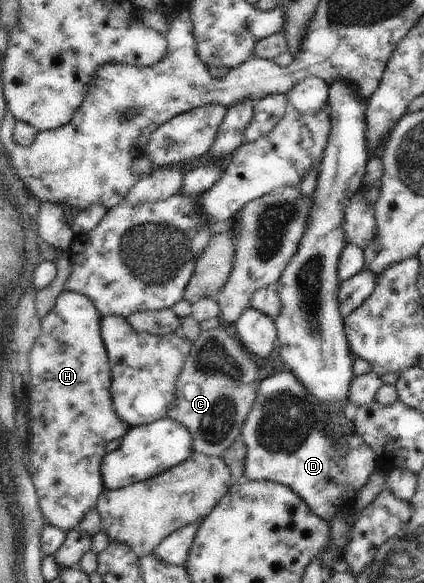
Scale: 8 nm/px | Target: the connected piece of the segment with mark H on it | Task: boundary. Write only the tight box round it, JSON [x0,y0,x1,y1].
[29,291,129,531]

